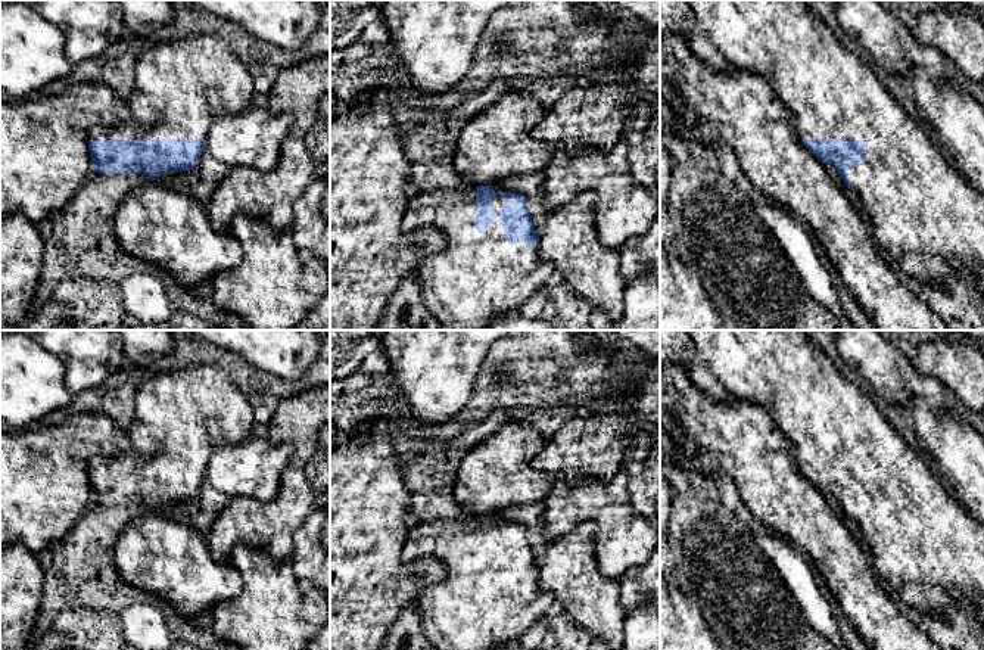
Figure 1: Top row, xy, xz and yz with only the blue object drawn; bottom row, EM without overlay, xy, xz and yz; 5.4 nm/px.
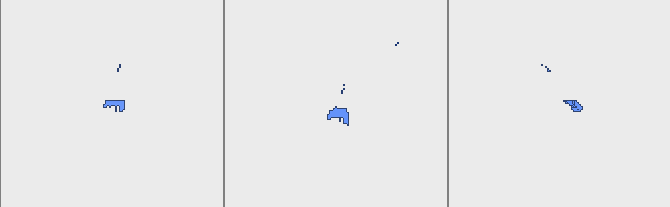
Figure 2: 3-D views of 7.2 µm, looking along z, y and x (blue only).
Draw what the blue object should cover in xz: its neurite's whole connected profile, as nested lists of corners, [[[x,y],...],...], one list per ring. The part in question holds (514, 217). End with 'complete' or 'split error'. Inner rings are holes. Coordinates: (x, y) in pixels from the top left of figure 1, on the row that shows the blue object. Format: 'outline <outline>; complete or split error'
outline [[[470,186],[411,196],[401,228],[410,233],[421,227],[439,228],[445,237],[445,246],[415,271],[423,301],[443,330],[483,330],[501,314],[519,312],[527,299],[547,289],[555,270],[552,262],[539,259],[539,231],[521,193]]]; split error

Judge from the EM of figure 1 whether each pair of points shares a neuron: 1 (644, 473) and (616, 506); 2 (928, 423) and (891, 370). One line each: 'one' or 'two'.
1: two
2: two

